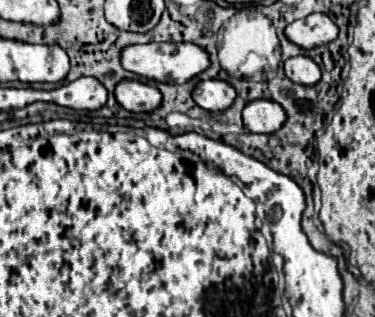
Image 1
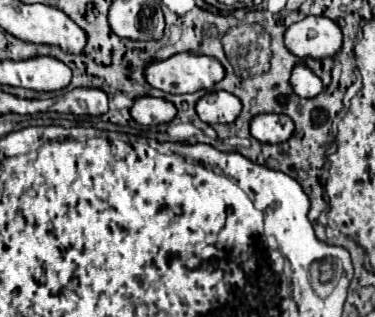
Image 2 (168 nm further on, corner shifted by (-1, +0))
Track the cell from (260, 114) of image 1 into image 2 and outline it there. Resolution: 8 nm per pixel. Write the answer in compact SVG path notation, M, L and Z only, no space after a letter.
M260 114L250 124L252 136L262 144L282 144L294 132L294 122L286 114Z

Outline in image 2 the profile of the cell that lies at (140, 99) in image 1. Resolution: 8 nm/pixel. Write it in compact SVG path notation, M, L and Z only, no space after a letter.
M144 96L144 98L138 98L132 106L132 118L138 122L138 124L144 124L144 126L154 126L154 124L166 124L166 122L172 122L176 118L176 108L174 104L162 100L162 98L152 98L152 96Z

